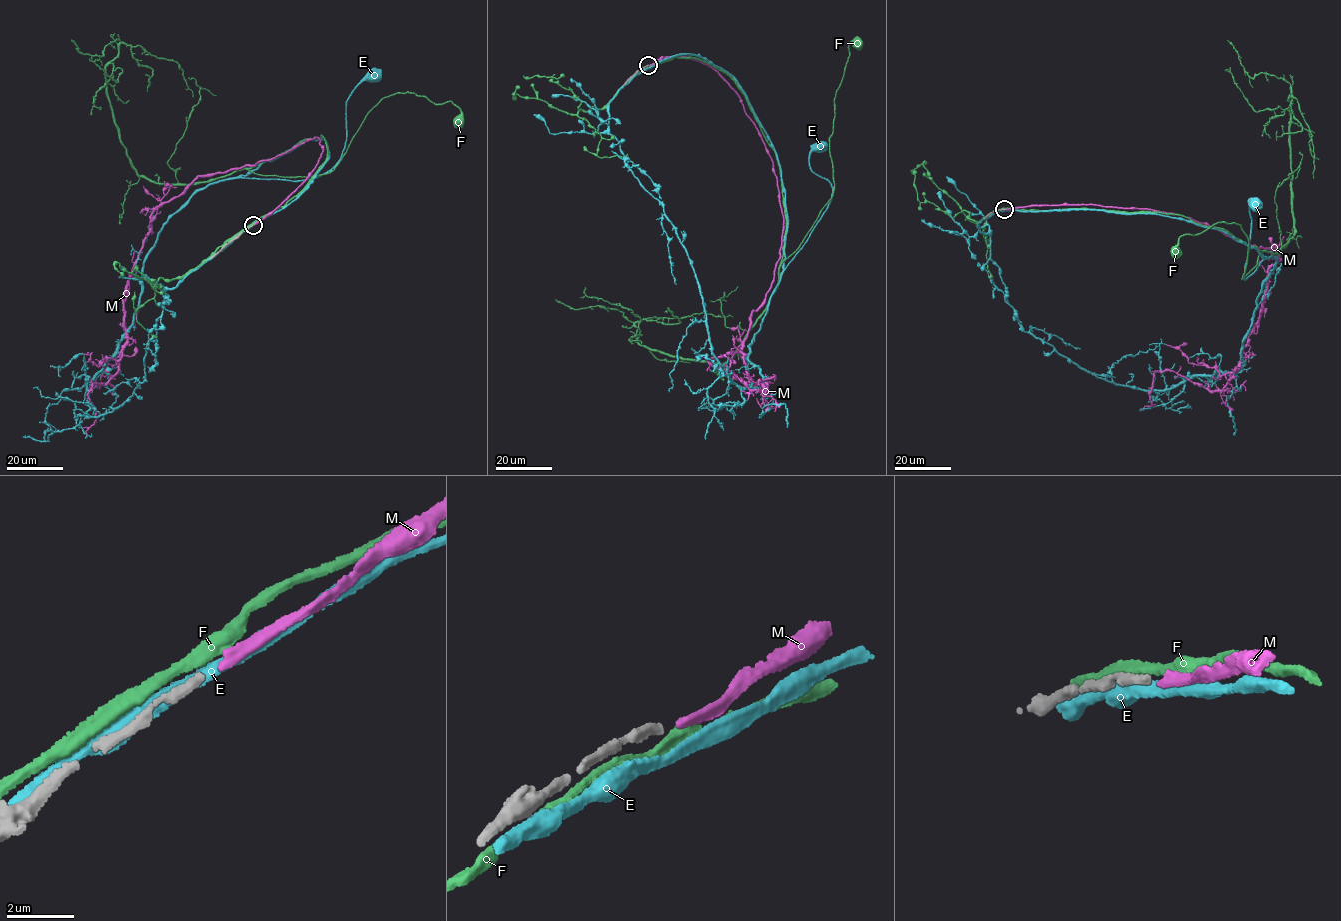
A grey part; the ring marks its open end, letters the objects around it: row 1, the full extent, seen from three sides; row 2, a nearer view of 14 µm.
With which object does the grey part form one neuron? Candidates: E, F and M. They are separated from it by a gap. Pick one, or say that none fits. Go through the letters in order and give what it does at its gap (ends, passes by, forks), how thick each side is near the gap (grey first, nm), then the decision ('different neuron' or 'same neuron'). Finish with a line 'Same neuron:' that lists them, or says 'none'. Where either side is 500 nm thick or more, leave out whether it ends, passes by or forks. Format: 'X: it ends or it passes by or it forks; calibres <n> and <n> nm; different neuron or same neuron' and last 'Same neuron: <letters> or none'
E: it passes by; calibres 280 and 320 nm; different neuron
F: it passes by; calibres 280 and 360 nm; different neuron
M: it ends; calibres 280 and 280 nm; same neuron
Same neuron: M

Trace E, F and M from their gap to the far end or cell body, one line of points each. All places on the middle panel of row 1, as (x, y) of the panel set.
E: (650, 67), (700, 55), (745, 93), (779, 165), (781, 275), (828, 208), (832, 188), (808, 160), (819, 147)
F: (648, 66), (703, 60), (745, 96), (778, 165), (780, 264), (832, 195), (834, 100), (857, 41)
M: (650, 65), (688, 57), (718, 73), (777, 179), (779, 256), (739, 351), (767, 389), (712, 357), (726, 363)

